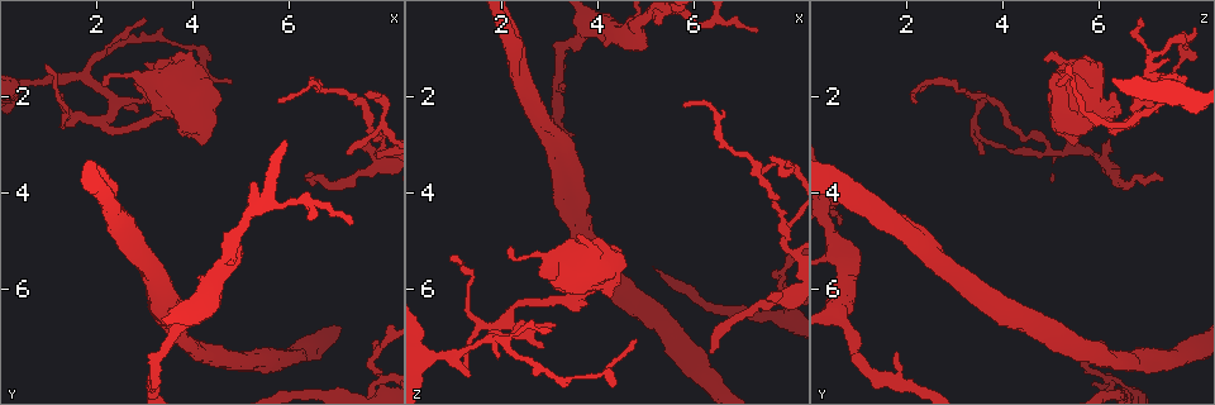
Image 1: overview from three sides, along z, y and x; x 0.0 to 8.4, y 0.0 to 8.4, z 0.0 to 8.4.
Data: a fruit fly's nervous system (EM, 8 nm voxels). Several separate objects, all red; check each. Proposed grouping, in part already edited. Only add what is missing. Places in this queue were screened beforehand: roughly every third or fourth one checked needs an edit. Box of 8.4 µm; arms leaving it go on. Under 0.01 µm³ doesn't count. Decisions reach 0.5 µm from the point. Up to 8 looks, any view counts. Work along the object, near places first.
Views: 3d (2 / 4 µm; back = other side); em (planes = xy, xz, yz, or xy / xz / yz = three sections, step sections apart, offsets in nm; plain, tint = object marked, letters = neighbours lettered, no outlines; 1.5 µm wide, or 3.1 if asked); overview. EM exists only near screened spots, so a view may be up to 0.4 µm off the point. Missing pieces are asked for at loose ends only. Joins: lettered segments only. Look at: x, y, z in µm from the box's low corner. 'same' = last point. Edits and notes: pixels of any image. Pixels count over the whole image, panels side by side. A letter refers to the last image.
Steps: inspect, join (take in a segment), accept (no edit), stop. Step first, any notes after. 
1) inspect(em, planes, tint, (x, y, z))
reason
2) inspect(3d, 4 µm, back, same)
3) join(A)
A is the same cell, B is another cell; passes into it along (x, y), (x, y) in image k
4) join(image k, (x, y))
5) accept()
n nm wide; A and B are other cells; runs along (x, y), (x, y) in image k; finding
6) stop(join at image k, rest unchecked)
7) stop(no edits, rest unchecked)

inspect(em, xz, step 4, tint, (6.35, 3.75, 7.30))
tapers out

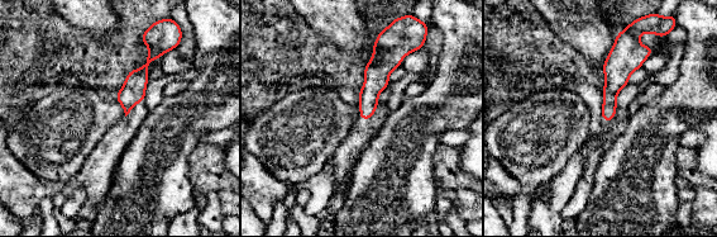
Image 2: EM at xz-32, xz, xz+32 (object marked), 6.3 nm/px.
inspect(em, planes, letters, same)
another direction

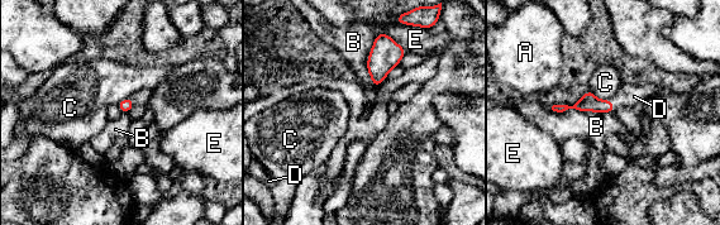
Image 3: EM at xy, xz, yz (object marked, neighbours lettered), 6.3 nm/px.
join(D)
D is the same cell, A, B, C and E are other cells; it goes on there

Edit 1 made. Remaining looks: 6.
inspect(overview)

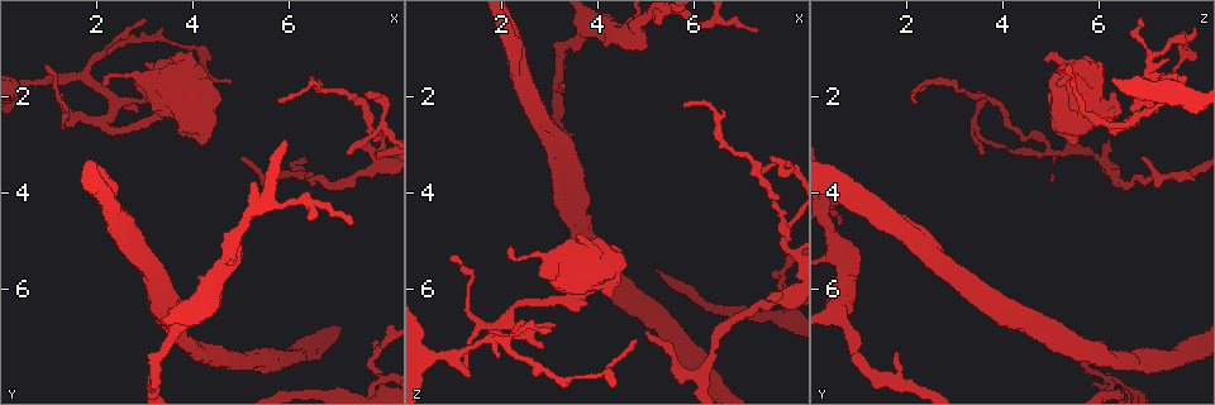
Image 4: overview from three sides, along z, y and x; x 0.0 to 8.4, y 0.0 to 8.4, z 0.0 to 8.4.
inspect(3d, 4 µm, (2.25, 1.80, 5.15))
thin end

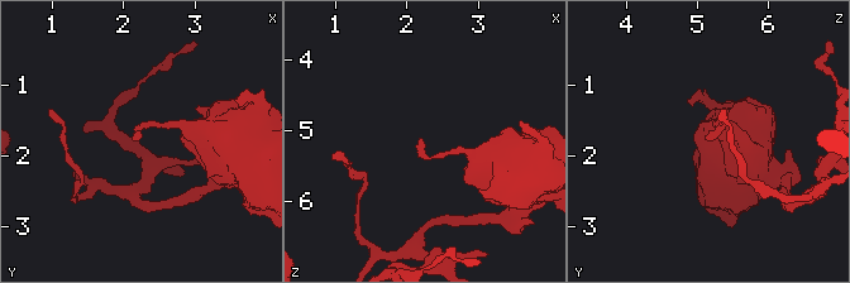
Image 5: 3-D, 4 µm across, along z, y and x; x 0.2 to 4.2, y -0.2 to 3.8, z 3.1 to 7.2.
inspect(em, xy, step 4, tint, (2.20, 1.75, 5.10))

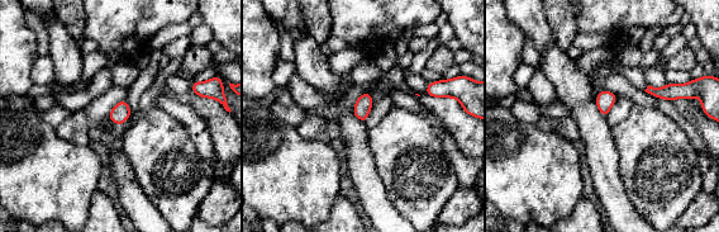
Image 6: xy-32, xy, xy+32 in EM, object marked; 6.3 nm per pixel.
inspect(em, planes, letters, same)
another direction

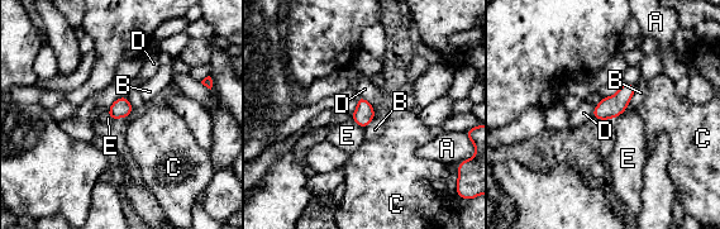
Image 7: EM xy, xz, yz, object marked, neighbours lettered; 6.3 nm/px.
accept()
120 nm wide; A, B, C, D and E are other cells; no lettered segment goes on from it

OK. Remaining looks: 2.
inspect(em, planes, plain, (7.30, 4.60, 0.70))
an open end

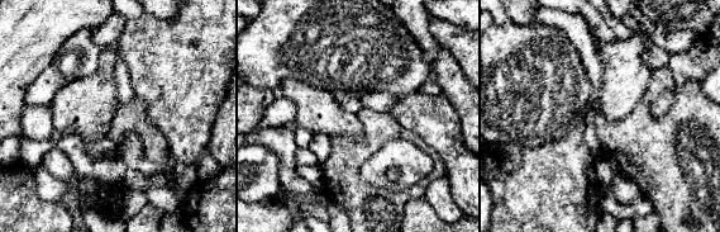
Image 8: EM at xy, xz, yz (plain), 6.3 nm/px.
inspect(em, planes, letters, same)
see the neighbours

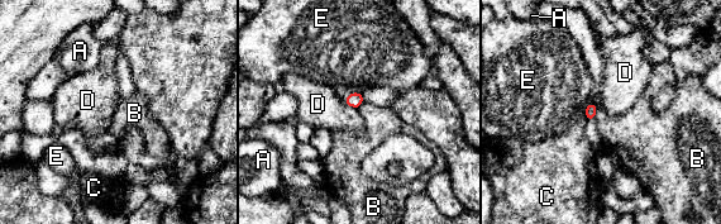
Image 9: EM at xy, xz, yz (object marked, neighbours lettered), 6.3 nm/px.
accept()
A, B, C, D and E are other cells; border along (597, 103), (593, 119) in image 9; no lettered segment goes on from it

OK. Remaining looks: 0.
stop(join at image 3, rest unchecked)

